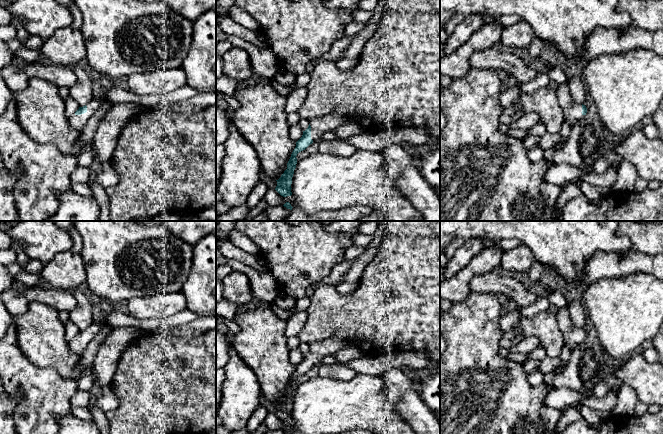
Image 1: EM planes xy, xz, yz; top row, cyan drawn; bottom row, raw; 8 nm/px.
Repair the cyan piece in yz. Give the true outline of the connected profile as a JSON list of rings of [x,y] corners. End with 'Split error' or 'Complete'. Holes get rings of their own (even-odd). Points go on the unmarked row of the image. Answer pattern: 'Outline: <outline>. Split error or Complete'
Outline: [[[568,306],[557,308],[555,315],[560,330],[564,335],[564,345],[573,352],[577,346],[581,346],[585,342],[587,332],[583,328],[573,326]]]. Split error

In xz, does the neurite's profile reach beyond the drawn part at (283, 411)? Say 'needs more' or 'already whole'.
needs more

